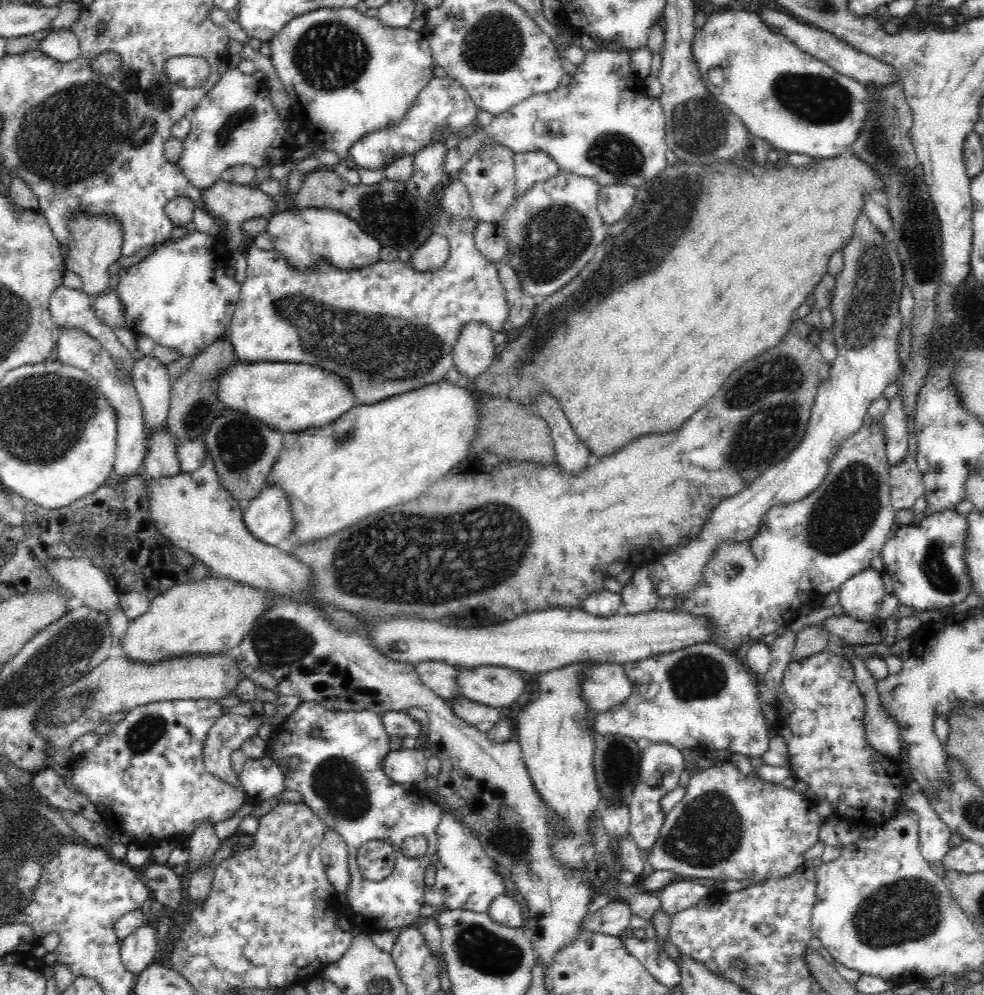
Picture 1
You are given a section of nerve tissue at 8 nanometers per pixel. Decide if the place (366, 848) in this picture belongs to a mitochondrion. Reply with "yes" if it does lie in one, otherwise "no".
yes

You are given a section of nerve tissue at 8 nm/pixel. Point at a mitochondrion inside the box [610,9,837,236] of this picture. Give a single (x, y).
(700, 128)

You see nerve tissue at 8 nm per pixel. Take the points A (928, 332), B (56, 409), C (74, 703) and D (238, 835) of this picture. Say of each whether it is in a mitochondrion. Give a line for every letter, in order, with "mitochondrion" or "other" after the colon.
A: other
B: mitochondrion
C: mitochondrion
D: other

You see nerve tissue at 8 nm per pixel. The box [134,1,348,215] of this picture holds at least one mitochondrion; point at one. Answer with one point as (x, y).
(246, 117)

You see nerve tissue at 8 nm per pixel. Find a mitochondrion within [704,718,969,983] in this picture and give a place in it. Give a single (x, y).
(908, 910)

